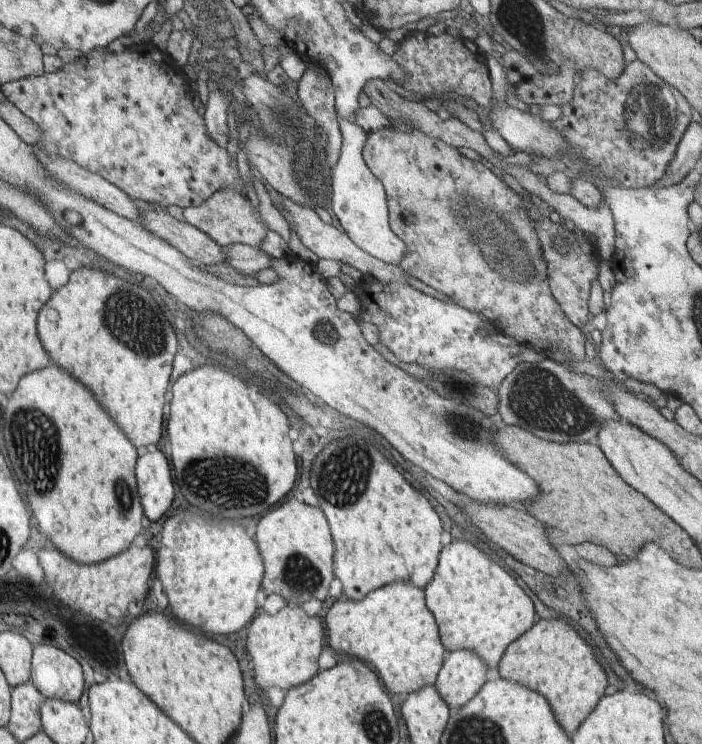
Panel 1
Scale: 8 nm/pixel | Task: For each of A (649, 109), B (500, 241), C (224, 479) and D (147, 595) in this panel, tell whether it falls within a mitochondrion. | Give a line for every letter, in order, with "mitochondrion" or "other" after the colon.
A: mitochondrion
B: mitochondrion
C: mitochondrion
D: other

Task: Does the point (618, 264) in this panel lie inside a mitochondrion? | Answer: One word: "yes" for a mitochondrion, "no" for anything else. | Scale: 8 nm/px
no

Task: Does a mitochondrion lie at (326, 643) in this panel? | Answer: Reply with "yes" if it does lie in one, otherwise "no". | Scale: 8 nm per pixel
no

